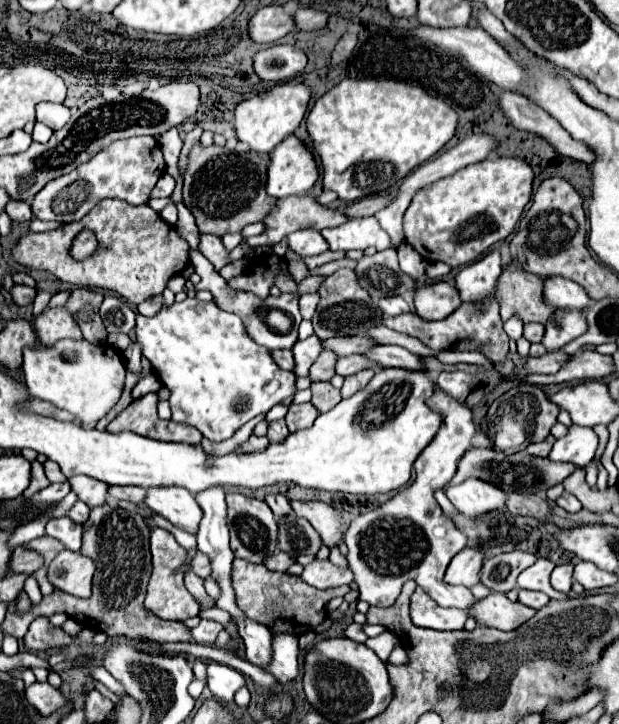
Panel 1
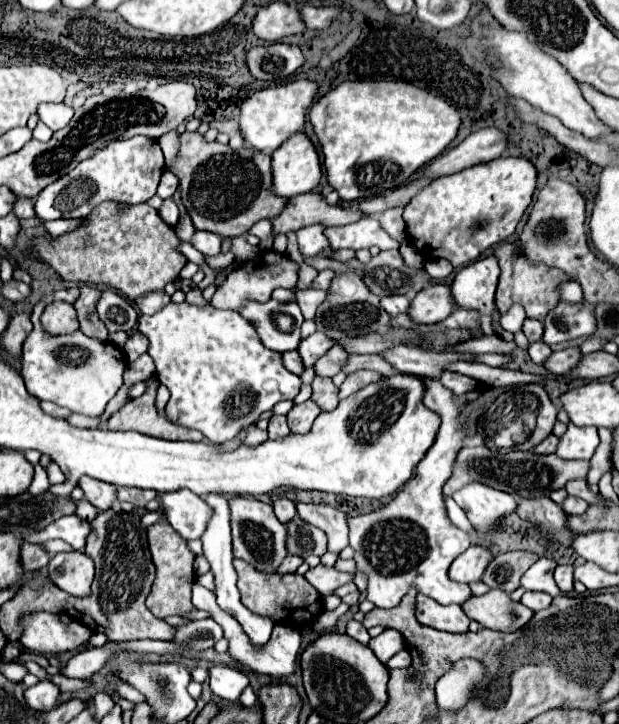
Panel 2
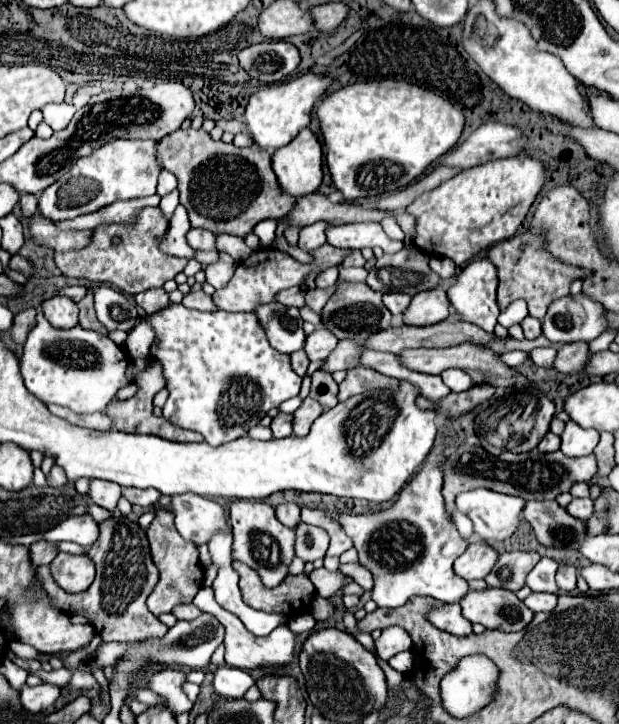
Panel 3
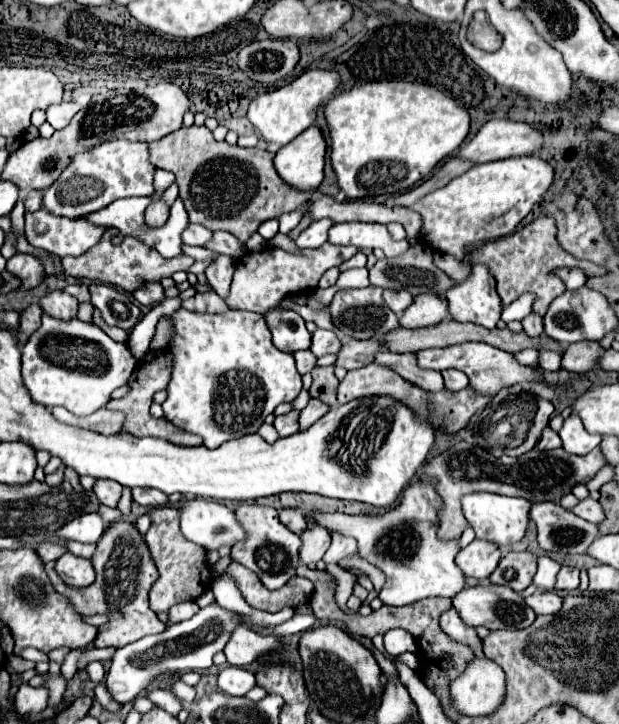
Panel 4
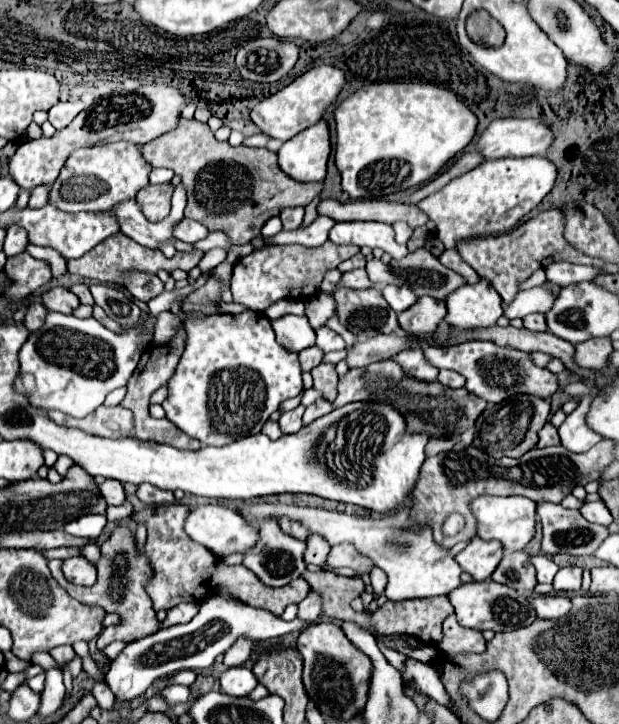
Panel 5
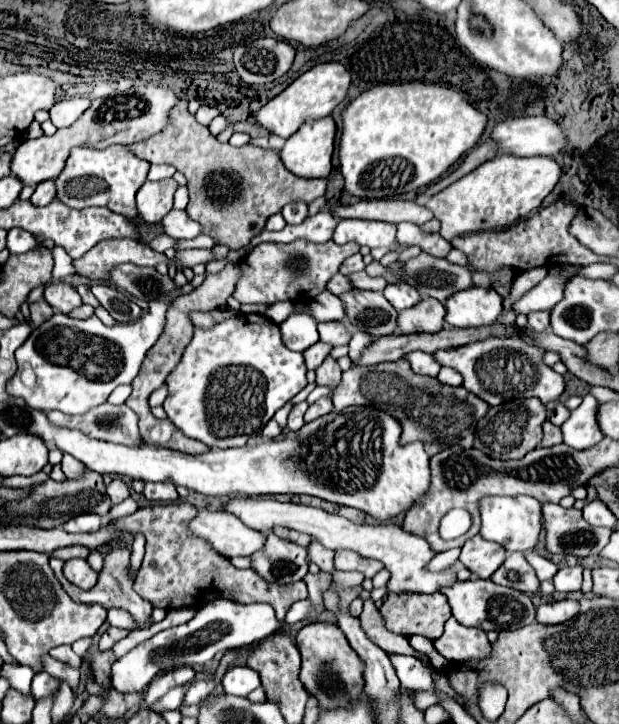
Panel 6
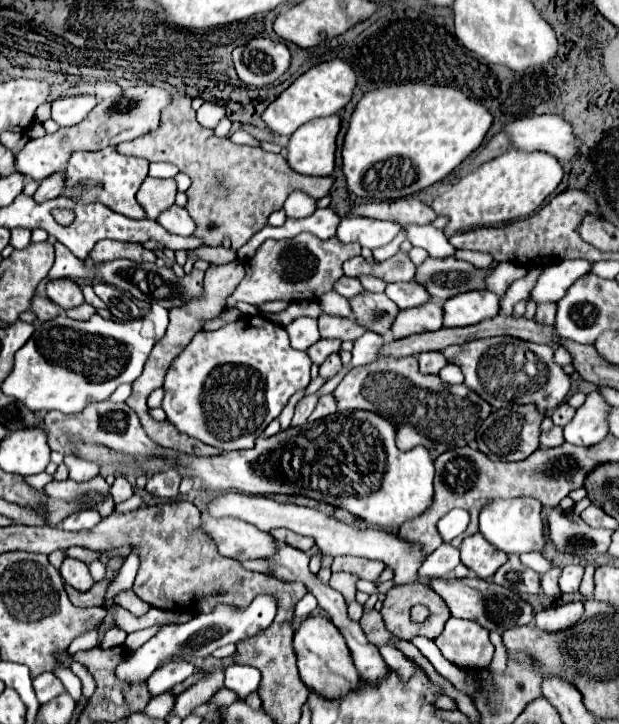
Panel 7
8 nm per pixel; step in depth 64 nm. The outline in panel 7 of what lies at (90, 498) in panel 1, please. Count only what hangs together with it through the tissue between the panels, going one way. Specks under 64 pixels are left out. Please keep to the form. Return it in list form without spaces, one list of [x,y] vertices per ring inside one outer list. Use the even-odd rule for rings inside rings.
[[[118,476],[118,478],[114,480],[112,488],[110,488],[110,494],[112,494],[114,502],[116,502],[116,504],[120,504],[120,502],[128,500],[128,498],[134,494],[134,490],[132,490],[132,484],[130,484],[126,478]]]

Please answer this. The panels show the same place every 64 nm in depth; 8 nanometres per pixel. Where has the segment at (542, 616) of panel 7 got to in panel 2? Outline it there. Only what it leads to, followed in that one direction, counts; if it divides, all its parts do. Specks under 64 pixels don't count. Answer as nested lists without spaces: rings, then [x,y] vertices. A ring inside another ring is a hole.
[[[526,592],[522,596],[522,604],[528,606],[530,610],[538,612],[538,610],[544,610],[552,604],[552,596],[548,596],[546,592]]]

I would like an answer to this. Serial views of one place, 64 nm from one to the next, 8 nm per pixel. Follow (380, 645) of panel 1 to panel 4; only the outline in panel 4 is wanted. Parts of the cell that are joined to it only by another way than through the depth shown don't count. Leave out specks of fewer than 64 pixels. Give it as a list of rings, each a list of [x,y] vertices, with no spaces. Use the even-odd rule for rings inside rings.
[[[390,630],[384,634],[384,646],[390,654],[404,654],[404,652],[418,652],[418,646],[410,632],[406,630]]]

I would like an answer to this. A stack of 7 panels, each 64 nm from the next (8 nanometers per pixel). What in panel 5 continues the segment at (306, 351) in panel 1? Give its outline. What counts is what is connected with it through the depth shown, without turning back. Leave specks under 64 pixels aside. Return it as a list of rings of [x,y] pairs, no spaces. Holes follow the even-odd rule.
[[[320,326],[320,328],[316,330],[316,334],[318,334],[316,346],[318,346],[320,350],[324,350],[324,352],[346,348],[346,342],[342,340],[342,336],[336,334],[336,332],[334,332],[332,328],[328,328],[328,326]]]

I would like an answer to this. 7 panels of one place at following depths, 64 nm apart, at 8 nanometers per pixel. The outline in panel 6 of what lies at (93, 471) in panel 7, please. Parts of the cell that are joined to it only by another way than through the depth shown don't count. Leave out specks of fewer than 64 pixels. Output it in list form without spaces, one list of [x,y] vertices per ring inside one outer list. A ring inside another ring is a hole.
[[[64,454],[64,458],[62,458],[62,470],[64,470],[64,474],[66,474],[68,478],[80,478],[86,468],[84,468],[84,464],[80,464],[80,460],[76,460],[74,456]]]

